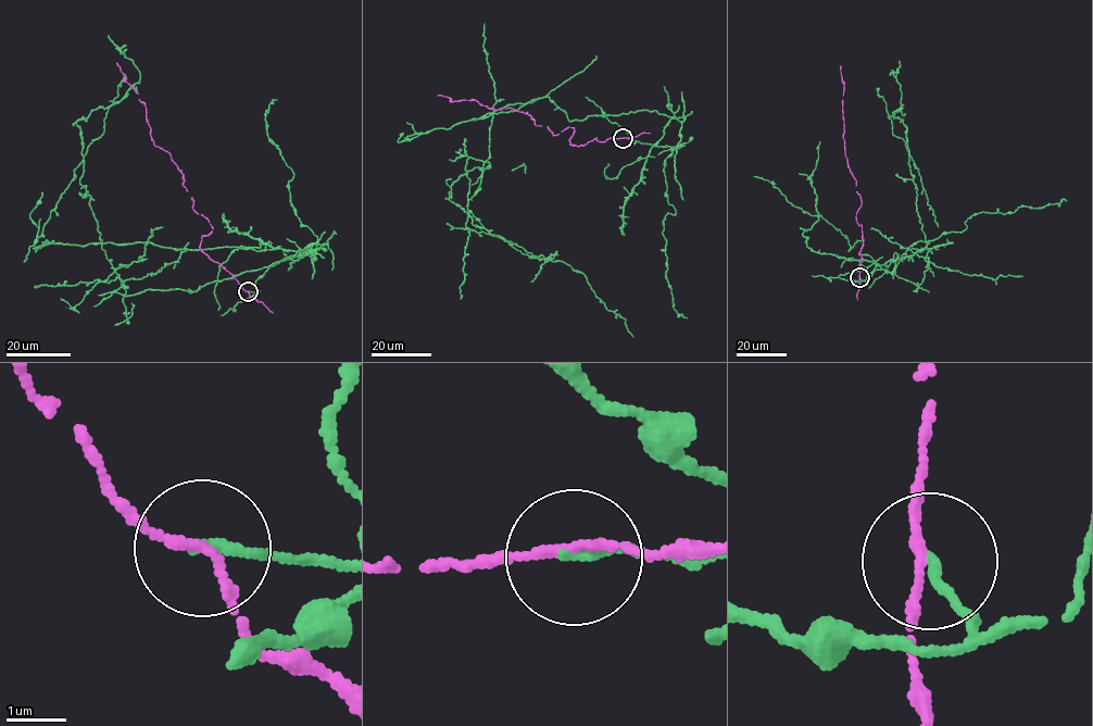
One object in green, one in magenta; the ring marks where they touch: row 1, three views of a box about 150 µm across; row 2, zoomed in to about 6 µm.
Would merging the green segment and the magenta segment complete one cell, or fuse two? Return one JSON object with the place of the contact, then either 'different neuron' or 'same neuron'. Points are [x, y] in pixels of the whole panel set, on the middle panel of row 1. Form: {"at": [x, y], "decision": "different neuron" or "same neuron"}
{"at": [623, 138], "decision": "different neuron"}

